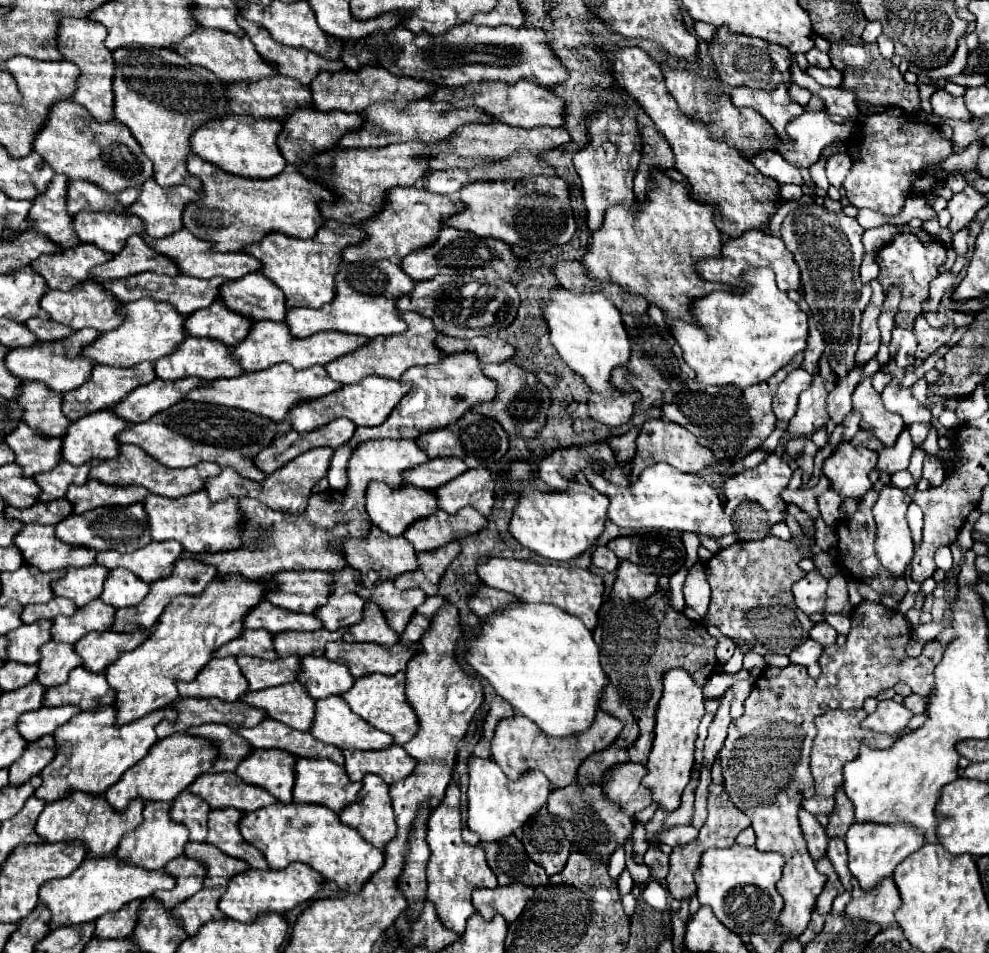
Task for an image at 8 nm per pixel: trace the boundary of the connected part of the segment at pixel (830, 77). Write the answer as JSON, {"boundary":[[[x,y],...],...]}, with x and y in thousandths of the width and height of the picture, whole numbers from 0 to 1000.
{"boundary":[[[819,69],[815,76],[817,76],[817,80],[821,80],[829,90],[849,90],[849,88],[851,88],[851,76],[845,73],[845,71],[831,73],[831,71]]]}

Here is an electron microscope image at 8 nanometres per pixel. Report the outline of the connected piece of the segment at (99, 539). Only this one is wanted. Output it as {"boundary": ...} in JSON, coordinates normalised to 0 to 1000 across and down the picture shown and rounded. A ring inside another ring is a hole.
{"boundary":[[[135,529],[135,531],[107,531],[99,535],[91,535],[85,539],[73,539],[67,544],[67,548],[59,548],[57,552],[57,562],[73,573],[87,573],[97,579],[103,577],[117,577],[117,579],[135,579],[146,575],[148,571],[154,569],[152,562],[152,552],[150,552],[150,539],[146,535],[146,529]],[[119,544],[131,544],[131,550],[121,548]]]}

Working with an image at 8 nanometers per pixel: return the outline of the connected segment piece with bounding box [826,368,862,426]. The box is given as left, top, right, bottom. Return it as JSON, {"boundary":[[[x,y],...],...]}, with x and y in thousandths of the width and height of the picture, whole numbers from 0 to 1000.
{"boundary":[[[866,386],[857,392],[857,397],[853,397],[851,401],[847,401],[847,405],[837,413],[835,418],[835,430],[839,441],[843,443],[843,447],[847,447],[853,437],[861,430],[861,411],[866,407],[866,403],[872,397],[872,388]]]}

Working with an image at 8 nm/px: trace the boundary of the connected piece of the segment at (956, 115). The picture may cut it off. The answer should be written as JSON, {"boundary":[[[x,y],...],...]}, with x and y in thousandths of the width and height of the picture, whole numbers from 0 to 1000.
{"boundary":[[[948,94],[940,105],[944,111],[944,120],[954,126],[981,126],[983,124],[981,115],[977,113],[975,103],[965,103],[957,94]]]}

